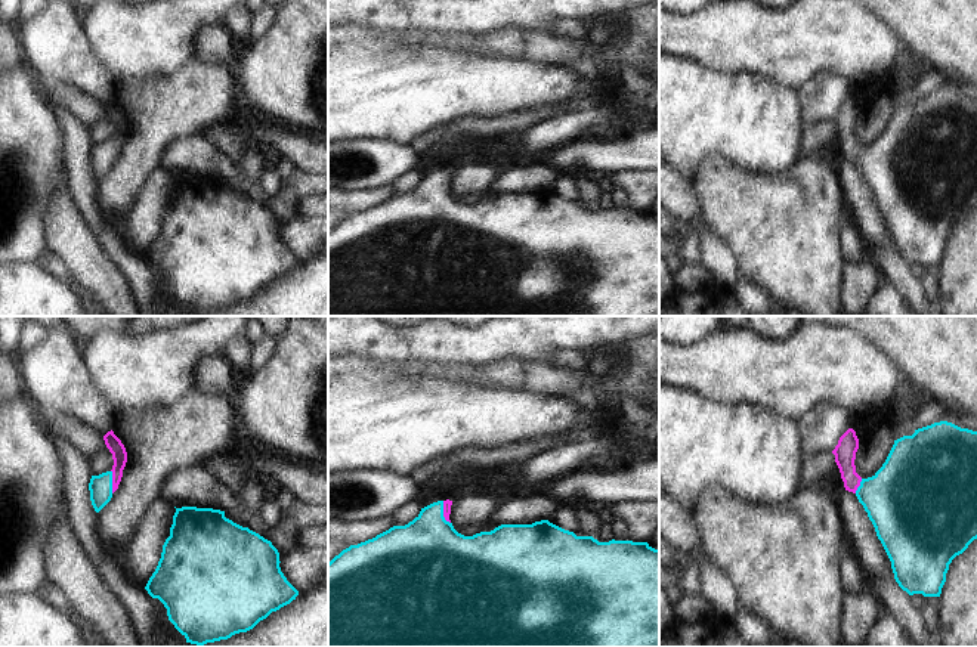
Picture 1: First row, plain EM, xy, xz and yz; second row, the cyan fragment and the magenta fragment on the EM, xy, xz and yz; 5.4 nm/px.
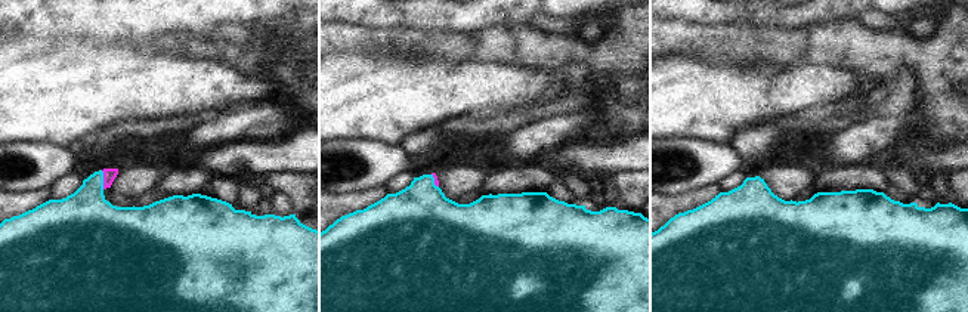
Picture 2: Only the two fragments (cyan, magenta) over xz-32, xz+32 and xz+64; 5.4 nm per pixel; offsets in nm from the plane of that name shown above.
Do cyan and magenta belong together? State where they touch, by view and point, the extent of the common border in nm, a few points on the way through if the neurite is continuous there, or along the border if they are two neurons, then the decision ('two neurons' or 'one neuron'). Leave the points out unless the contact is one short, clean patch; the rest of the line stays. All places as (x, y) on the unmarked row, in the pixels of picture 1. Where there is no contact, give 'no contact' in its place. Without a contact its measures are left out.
meets cyan in xz at (442, 182); contact 130 nm long; runs through xz (427, 225), (433, 191), (442, 182), (447, 173); one neuron

